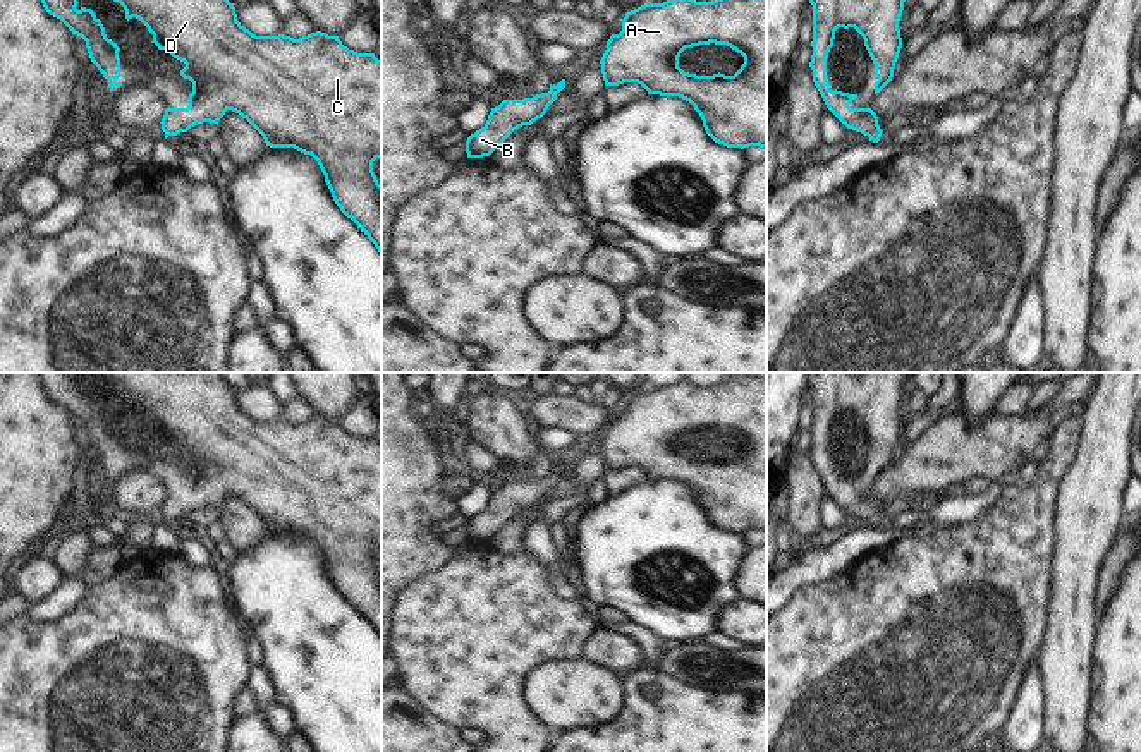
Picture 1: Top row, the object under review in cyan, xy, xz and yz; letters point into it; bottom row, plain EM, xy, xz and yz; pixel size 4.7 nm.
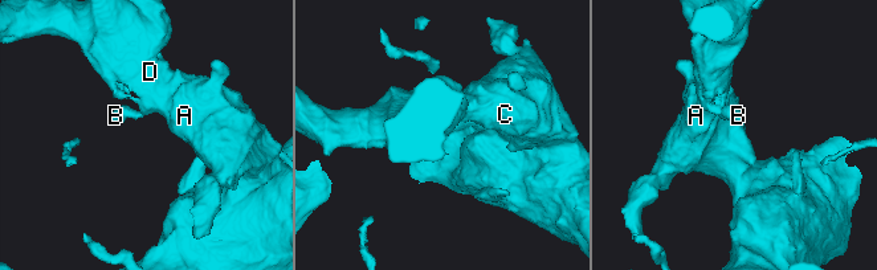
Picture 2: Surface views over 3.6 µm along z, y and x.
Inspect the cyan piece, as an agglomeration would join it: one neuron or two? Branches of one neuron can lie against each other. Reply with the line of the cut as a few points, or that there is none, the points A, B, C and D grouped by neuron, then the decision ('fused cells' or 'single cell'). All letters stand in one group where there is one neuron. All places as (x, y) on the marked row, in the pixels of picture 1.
no cut; A B C D; single cell

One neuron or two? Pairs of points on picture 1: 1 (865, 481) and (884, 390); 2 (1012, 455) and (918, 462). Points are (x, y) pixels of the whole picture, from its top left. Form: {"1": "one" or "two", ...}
{"1": "one", "2": "one"}

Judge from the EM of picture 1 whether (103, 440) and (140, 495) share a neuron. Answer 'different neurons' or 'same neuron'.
different neurons

